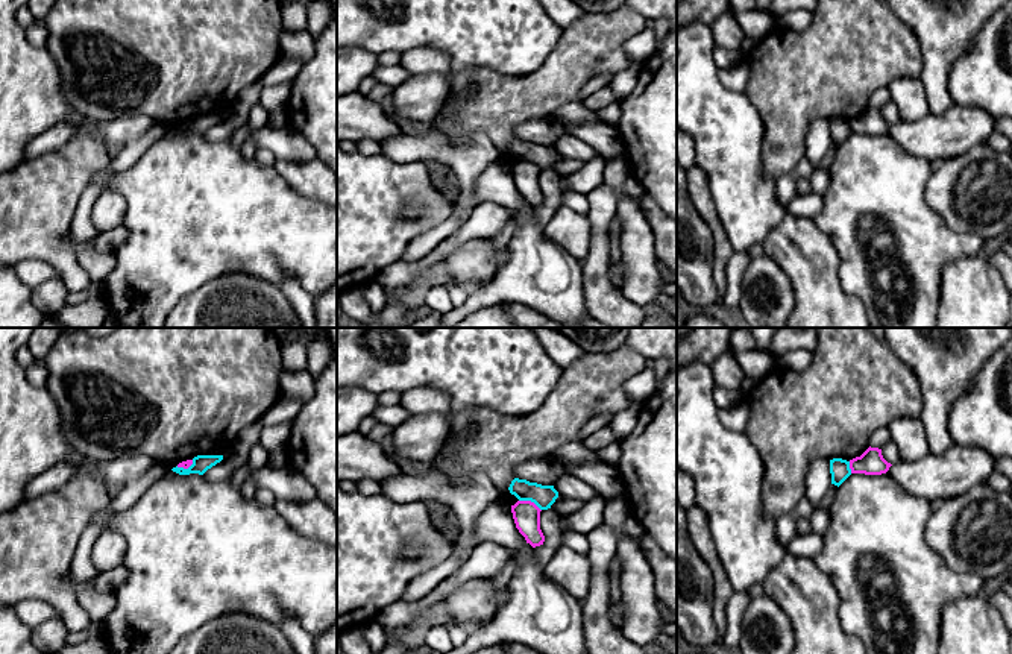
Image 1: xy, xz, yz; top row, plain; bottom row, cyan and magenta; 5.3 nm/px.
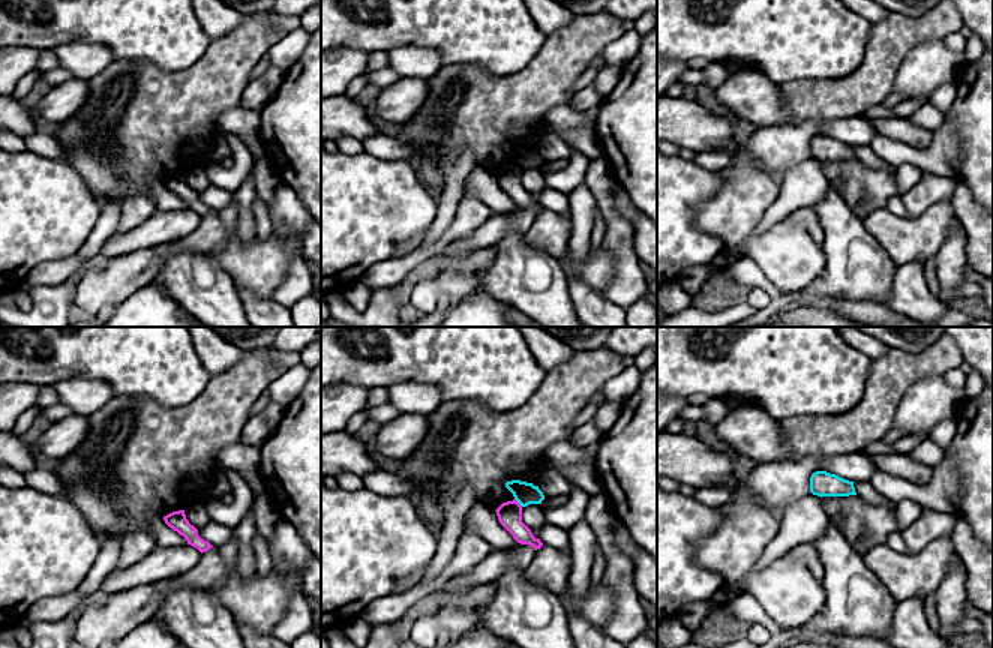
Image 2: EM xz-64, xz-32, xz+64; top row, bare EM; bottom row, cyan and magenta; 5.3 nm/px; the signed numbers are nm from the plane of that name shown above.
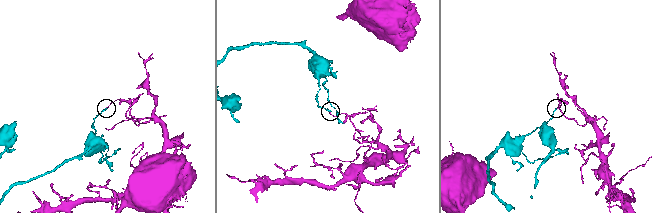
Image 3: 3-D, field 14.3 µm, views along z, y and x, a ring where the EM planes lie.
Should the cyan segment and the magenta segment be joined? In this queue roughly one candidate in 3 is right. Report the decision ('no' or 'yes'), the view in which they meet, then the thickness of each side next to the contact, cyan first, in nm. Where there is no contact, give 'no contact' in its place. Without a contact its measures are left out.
no; contact in xz; calibres 120 and 140 nm

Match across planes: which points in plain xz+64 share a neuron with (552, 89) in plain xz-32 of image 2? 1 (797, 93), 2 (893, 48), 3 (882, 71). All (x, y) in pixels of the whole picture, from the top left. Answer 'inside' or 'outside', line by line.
1: inside
2: inside
3: inside

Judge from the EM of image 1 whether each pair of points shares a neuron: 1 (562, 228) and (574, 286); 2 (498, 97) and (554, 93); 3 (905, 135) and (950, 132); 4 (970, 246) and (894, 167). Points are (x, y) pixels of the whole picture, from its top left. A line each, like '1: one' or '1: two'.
1: two
2: one
3: one
4: one

